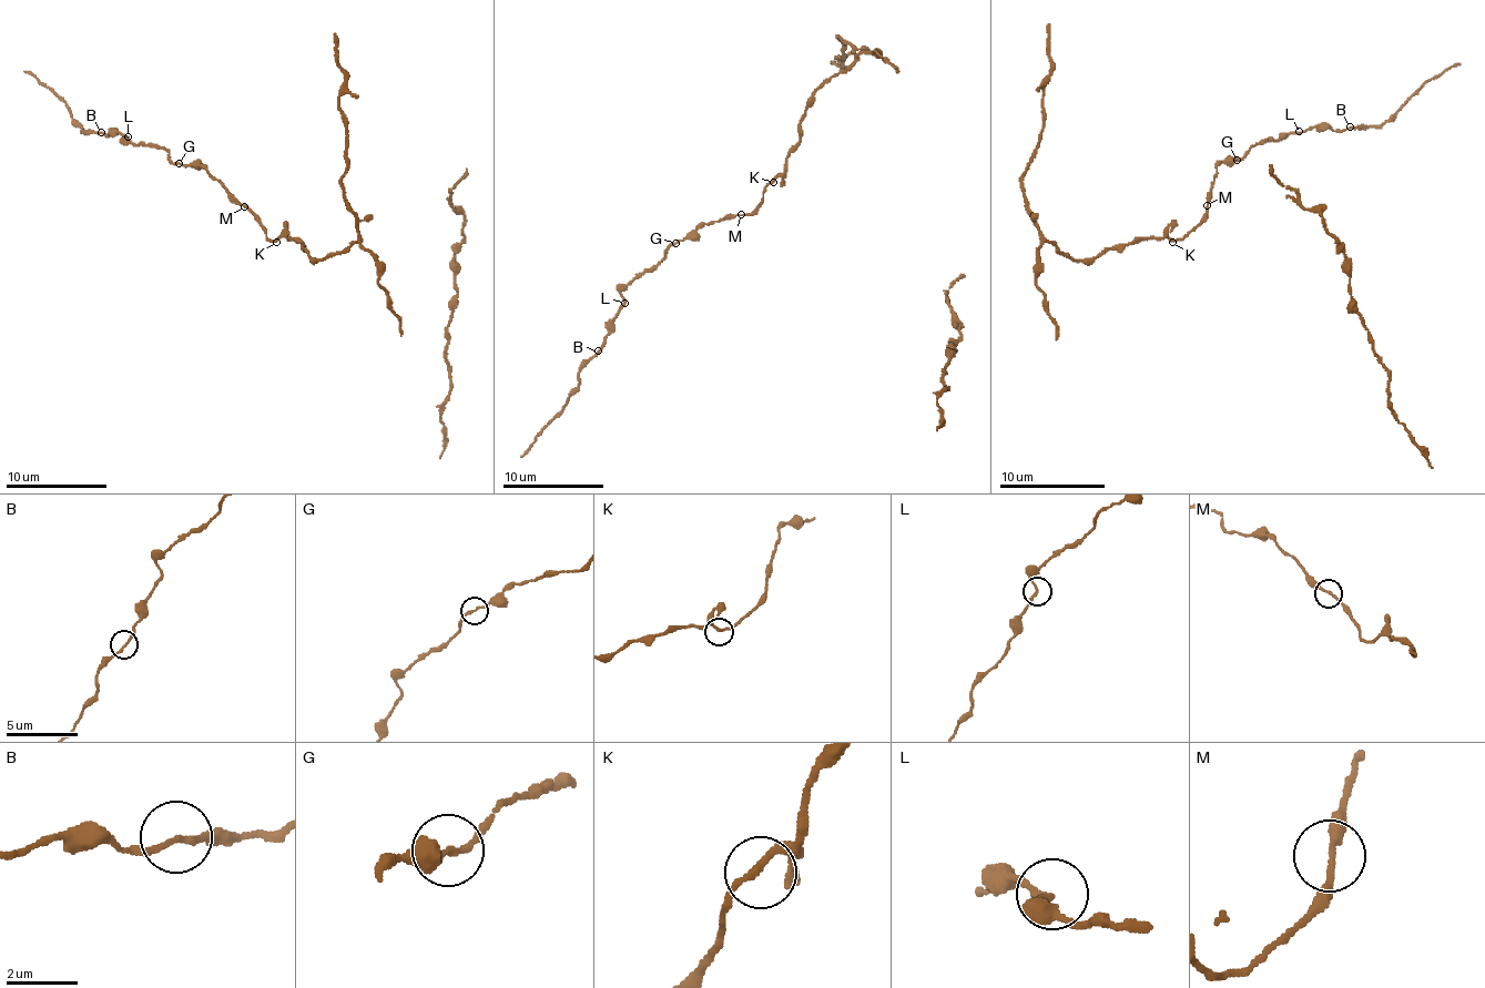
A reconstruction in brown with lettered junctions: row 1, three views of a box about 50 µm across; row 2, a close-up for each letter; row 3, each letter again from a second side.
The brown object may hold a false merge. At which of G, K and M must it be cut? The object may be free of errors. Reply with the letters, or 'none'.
none

